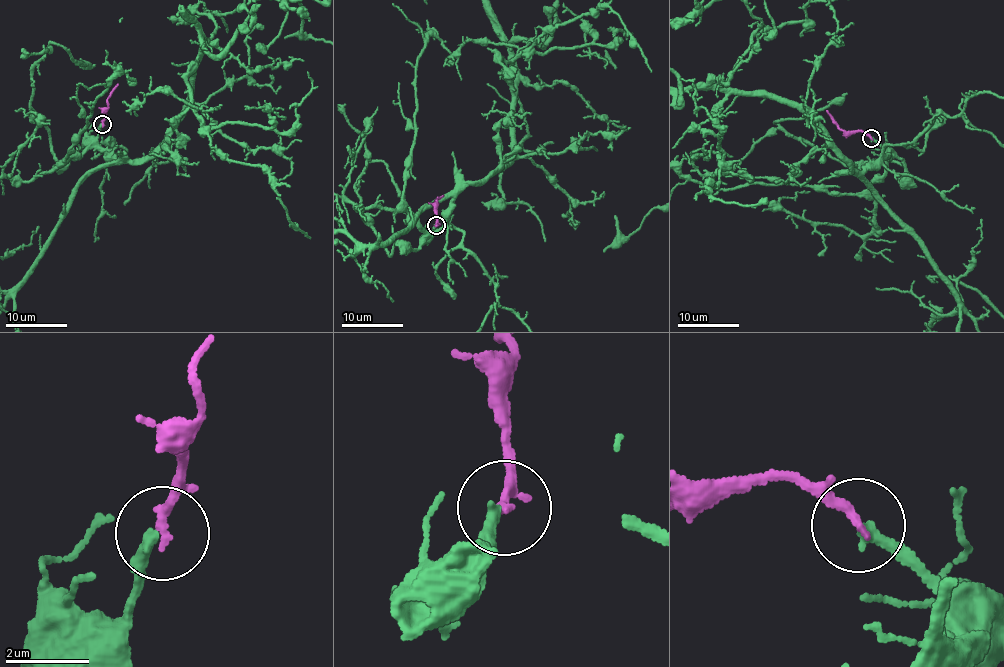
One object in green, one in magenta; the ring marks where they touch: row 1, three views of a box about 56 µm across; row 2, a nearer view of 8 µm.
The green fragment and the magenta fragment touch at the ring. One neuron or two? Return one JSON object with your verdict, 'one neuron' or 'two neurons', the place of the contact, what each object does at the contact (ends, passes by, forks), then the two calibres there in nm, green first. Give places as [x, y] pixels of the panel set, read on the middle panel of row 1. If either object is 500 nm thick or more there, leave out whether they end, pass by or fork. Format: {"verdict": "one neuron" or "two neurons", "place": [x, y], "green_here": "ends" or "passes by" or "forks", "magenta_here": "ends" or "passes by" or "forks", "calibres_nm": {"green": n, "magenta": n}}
{"verdict": "one neuron", "place": [436, 225], "green_here": "ends", "magenta_here": "ends", "calibres_nm": {"green": 280, "magenta": 240}}

